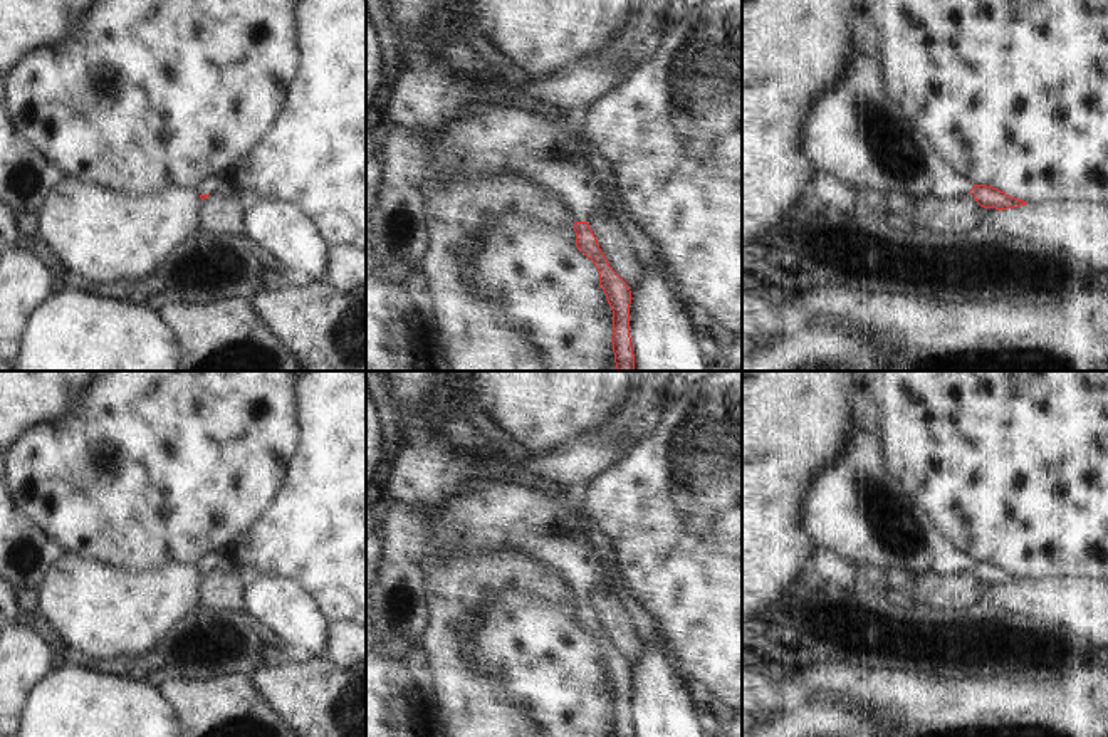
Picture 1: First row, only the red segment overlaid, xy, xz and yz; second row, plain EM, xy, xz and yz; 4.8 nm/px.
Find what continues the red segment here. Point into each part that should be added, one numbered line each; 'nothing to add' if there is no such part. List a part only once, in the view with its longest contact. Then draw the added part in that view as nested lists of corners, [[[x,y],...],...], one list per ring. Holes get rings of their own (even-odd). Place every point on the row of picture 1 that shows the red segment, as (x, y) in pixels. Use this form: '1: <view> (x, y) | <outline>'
1: xz (484, 140) | [[[473,104],[458,112],[438,133],[421,133],[391,124],[379,161],[381,176],[369,210],[368,230],[374,262],[395,290],[406,292],[406,277],[411,270],[421,269],[428,240],[426,203],[421,193],[425,183],[438,183],[452,176],[517,176],[552,193],[569,210],[574,222],[588,222],[593,212],[609,205],[586,159],[583,144],[596,148],[589,141],[584,124],[571,124],[569,109],[557,107],[557,111],[561,123],[552,123],[520,107]]]

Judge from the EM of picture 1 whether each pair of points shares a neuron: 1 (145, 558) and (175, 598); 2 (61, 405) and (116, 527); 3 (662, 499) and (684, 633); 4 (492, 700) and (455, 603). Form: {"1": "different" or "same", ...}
{"1": "different", "2": "different", "3": "same", "4": "same"}

